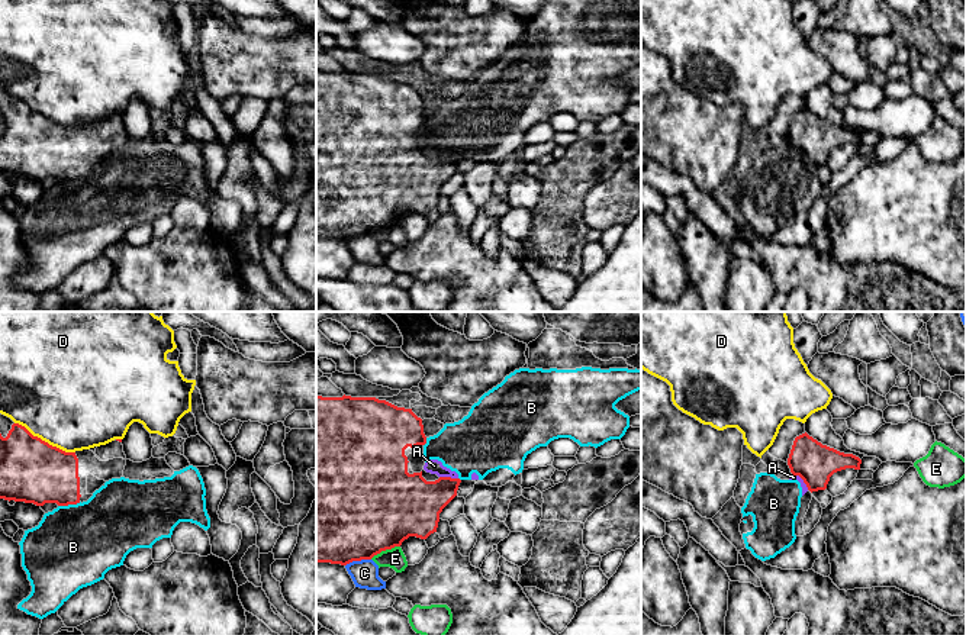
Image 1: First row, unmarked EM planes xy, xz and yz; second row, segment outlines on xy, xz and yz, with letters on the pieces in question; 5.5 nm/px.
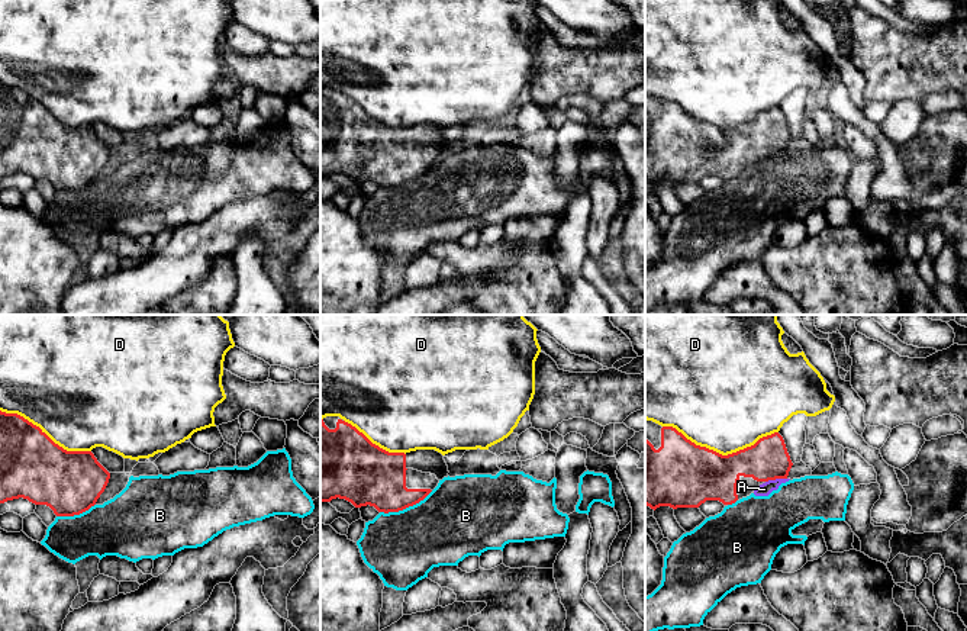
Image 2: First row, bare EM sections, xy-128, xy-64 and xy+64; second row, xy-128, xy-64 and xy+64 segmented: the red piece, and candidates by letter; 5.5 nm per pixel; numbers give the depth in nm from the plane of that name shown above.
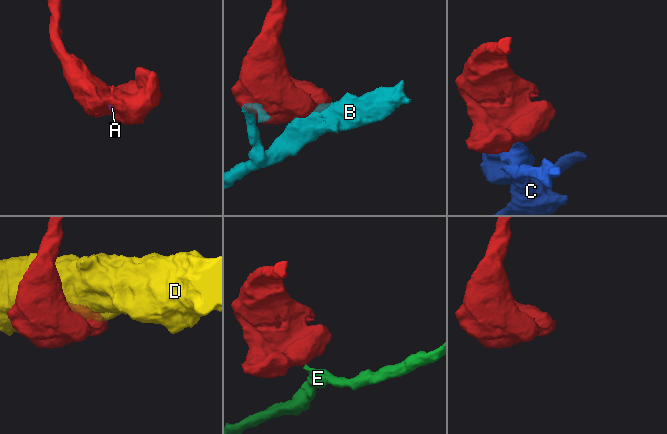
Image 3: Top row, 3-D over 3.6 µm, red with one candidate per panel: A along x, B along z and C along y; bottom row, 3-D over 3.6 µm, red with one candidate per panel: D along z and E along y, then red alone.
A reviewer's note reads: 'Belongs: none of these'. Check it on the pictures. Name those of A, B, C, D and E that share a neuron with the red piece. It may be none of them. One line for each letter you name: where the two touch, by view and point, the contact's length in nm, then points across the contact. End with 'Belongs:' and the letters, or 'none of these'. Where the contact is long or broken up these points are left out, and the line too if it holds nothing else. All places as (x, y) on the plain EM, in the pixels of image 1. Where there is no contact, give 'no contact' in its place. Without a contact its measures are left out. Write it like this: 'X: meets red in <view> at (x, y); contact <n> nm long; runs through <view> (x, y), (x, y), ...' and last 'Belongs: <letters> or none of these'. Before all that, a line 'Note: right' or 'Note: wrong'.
Note: right
Belongs: none of these

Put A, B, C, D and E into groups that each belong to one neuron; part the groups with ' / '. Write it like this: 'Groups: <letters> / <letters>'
Groups: A B / C / D / E

